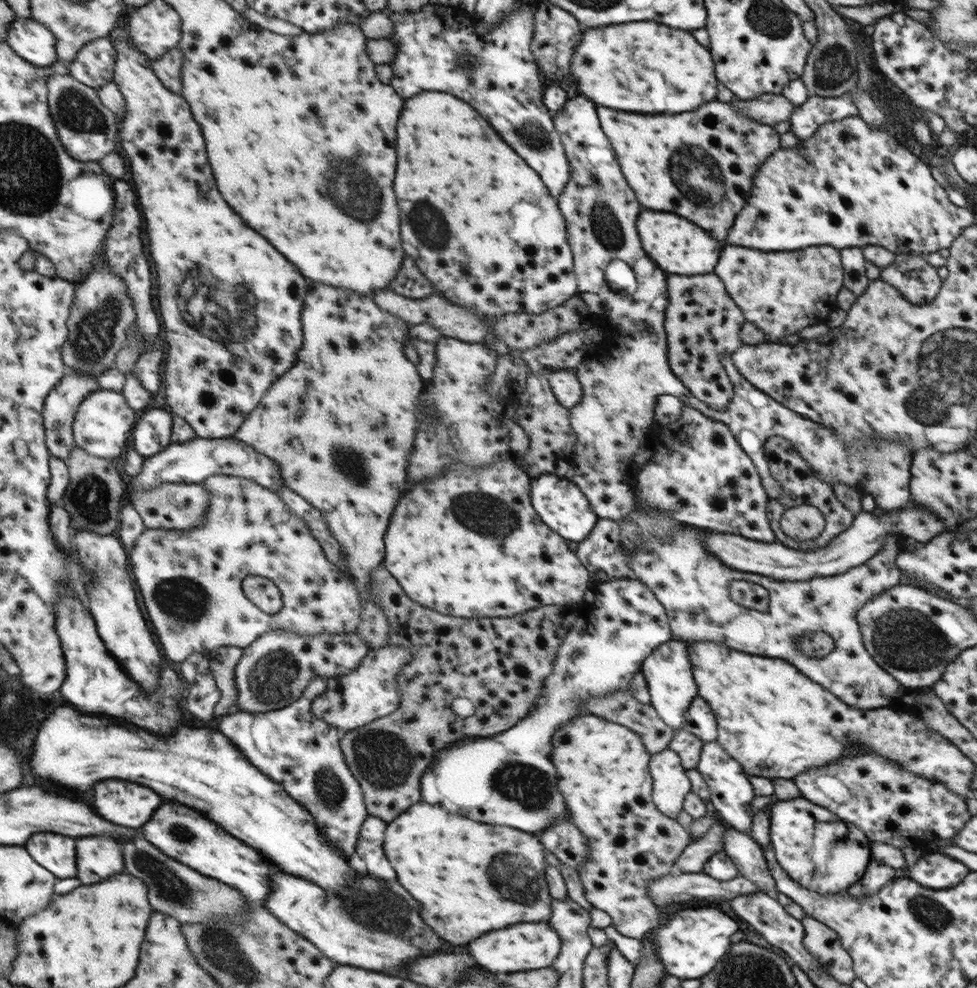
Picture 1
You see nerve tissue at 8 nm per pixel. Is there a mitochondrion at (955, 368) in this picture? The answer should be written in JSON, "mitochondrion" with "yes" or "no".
{"mitochondrion":"yes"}

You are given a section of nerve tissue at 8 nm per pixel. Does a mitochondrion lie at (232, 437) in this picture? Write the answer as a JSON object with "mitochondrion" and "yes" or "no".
{"mitochondrion":"no"}

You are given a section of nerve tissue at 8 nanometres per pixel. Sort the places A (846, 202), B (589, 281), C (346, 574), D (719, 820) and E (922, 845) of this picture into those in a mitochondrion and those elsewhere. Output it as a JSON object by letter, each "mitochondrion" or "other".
{"A":"other","B":"other","C":"other","D":"other","E":"other"}

